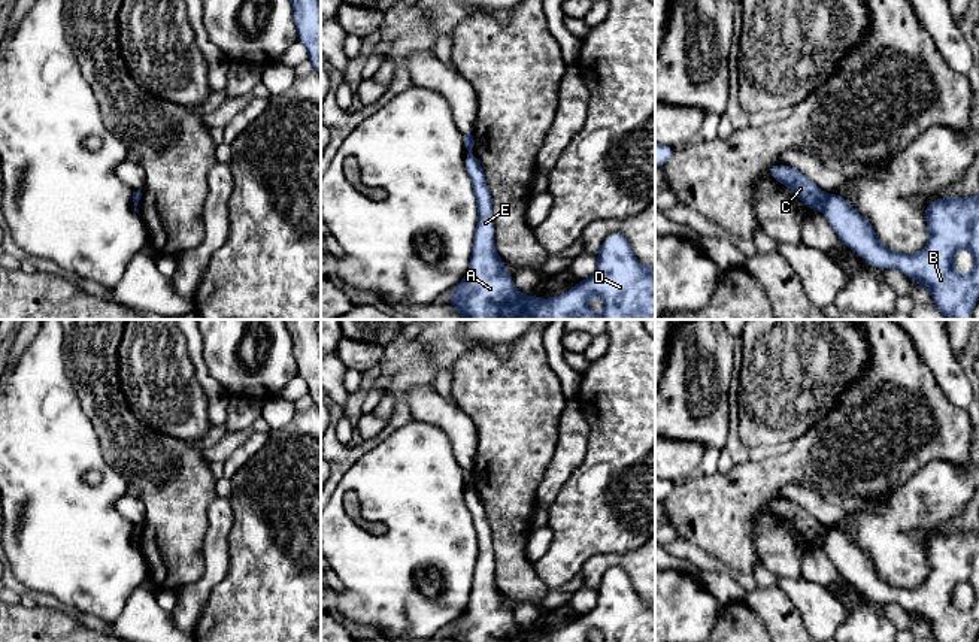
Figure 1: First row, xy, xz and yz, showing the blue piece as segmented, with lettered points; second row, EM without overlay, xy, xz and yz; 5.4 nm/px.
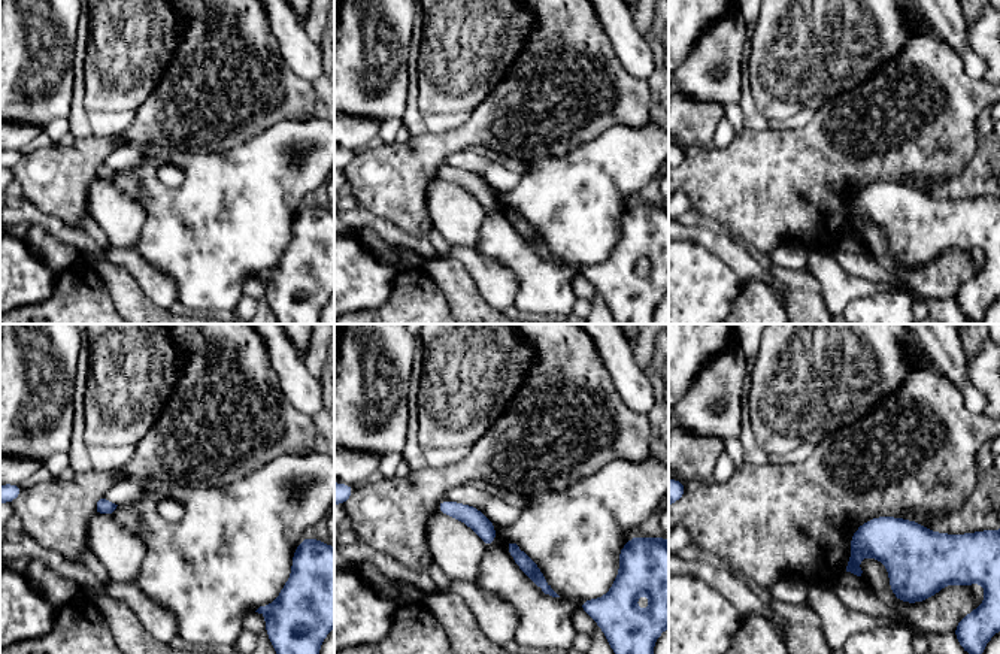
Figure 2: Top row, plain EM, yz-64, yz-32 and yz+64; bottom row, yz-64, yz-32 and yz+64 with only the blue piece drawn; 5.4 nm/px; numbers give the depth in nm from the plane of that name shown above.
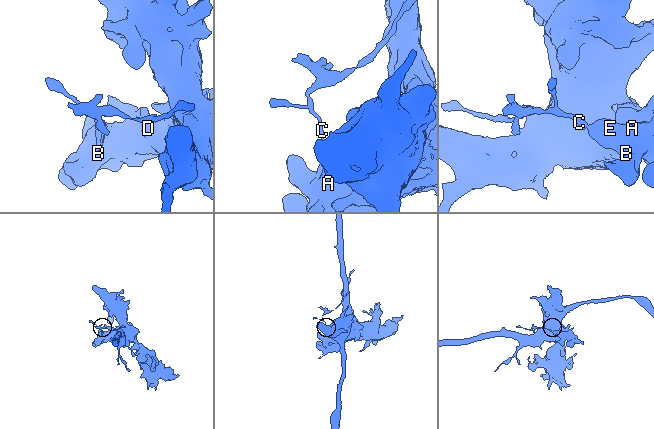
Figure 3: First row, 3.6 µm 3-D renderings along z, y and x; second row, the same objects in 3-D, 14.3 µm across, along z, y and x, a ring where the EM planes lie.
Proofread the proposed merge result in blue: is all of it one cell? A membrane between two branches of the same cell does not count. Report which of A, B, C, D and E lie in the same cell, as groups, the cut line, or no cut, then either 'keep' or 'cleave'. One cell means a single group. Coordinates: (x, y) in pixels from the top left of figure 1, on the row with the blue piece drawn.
groups A B D E / C; cut yz (827, 196), (821, 206); cleave

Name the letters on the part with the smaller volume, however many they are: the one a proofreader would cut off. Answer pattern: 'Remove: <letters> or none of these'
Remove: C

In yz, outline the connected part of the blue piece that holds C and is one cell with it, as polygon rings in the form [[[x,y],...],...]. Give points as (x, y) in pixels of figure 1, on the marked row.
[[[775,164],[769,169],[772,179],[786,185],[810,211],[818,211],[827,194],[800,170],[788,164]]]

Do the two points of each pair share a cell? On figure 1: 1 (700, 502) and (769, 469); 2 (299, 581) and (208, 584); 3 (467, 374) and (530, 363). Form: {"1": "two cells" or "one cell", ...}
{"1": "one cell", "2": "two cells", "3": "one cell"}

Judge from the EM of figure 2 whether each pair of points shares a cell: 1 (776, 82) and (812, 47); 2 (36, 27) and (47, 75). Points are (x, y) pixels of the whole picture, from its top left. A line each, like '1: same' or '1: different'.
1: same
2: same

